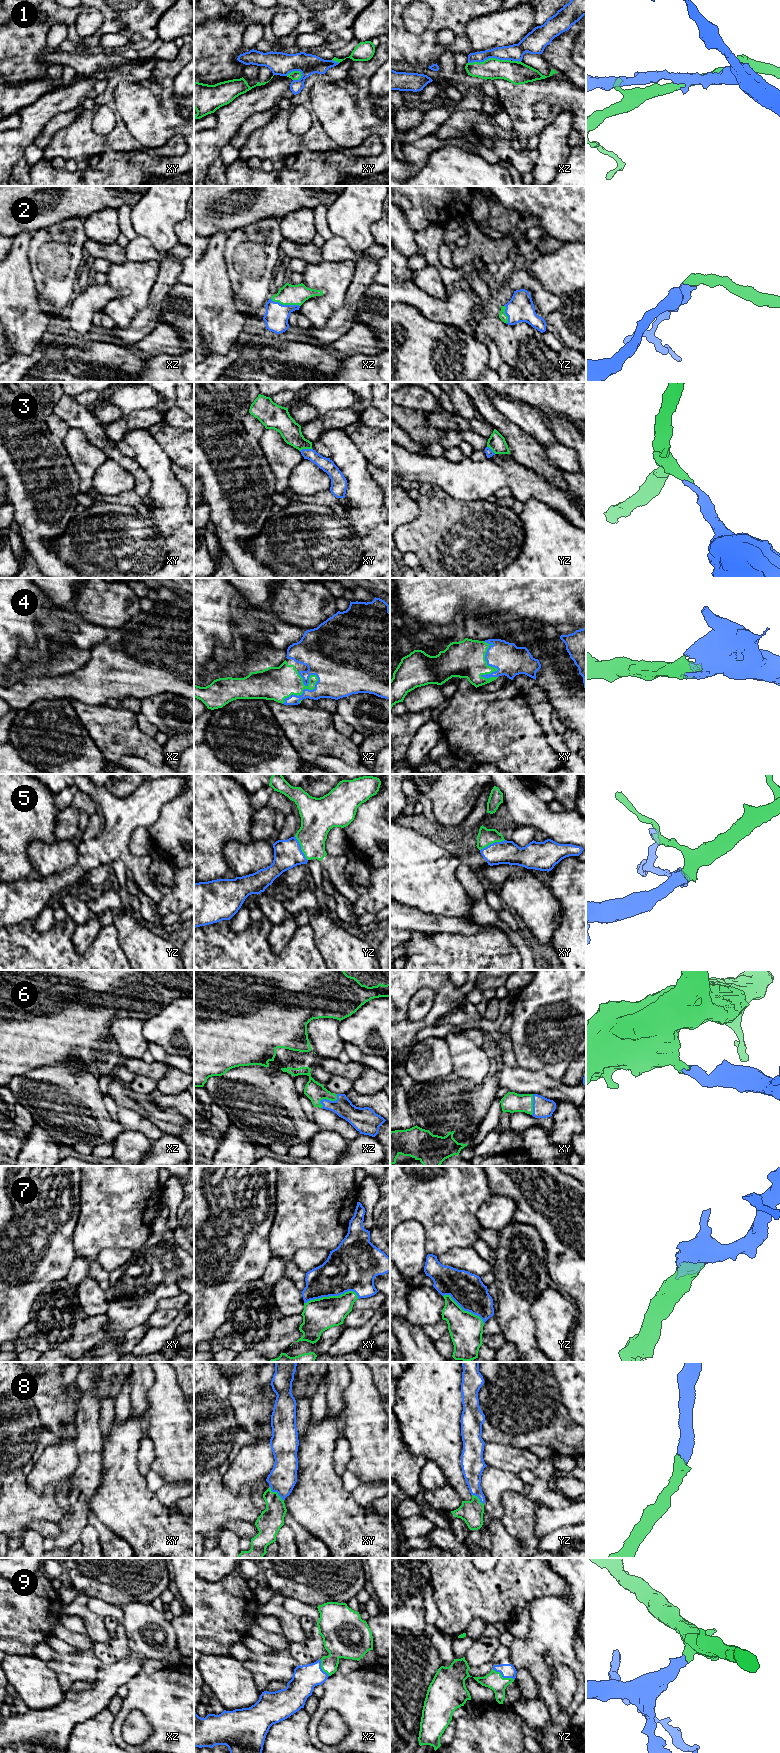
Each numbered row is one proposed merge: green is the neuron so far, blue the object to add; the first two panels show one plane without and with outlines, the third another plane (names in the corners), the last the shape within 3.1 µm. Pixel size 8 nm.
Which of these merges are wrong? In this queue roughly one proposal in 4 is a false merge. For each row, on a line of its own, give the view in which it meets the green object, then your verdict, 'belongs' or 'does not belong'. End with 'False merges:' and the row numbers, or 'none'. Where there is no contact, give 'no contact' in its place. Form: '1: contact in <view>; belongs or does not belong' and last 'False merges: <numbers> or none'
1: contact in xz; does not belong
2: contact in xz; belongs
3: contact in xy; belongs
4: contact in xz; belongs
5: contact in xy; belongs
6: contact in xz; belongs
7: contact in xy; belongs
8: contact in xy; belongs
9: contact in yz; belongs
False merges: 1

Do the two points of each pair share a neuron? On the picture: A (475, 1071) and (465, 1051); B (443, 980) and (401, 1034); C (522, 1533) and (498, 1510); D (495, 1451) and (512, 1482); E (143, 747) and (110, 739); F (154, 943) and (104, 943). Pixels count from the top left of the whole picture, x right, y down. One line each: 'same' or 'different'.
A: same
B: same
C: different
D: different
E: same
F: different

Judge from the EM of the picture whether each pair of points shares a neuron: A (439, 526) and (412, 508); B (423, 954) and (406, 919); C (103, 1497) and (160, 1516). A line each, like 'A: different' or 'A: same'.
A: different
B: different
C: same

